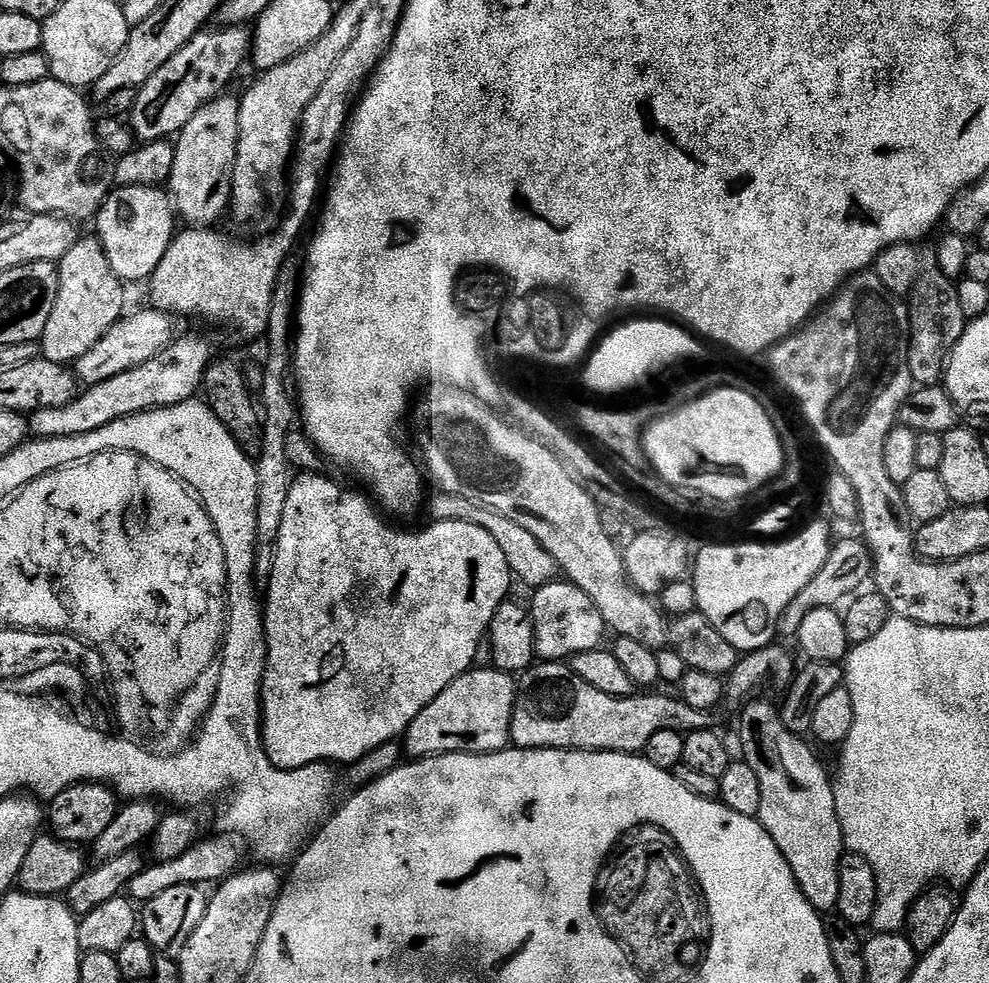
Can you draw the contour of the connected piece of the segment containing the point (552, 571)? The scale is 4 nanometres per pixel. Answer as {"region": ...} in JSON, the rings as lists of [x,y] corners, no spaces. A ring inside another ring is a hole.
{"region":[[[441,492],[433,498],[430,512],[435,521],[470,522],[471,525],[482,526],[491,534],[494,542],[498,543],[503,554],[506,555],[507,564],[512,569],[513,577],[519,583],[521,581],[524,585],[530,586],[529,589],[535,590],[555,579],[558,569],[552,555],[537,542],[537,539],[529,531],[523,530],[522,526],[518,526],[513,520],[502,518],[497,512],[483,507],[480,503],[470,502],[469,499]]]}

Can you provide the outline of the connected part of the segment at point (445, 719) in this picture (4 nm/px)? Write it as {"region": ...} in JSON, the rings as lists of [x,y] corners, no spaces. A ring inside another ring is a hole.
{"region":[[[491,666],[473,667],[464,672],[414,722],[410,722],[402,740],[412,758],[445,756],[451,752],[465,752],[481,756],[503,752],[512,739],[512,715],[516,705],[517,681],[507,672]],[[408,743],[408,748],[407,744]]]}

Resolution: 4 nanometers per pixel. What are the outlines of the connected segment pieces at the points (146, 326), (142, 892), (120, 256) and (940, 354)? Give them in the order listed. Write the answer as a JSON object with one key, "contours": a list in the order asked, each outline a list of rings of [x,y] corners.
{"contours":[[[[147,311],[136,312],[133,316],[125,315],[100,339],[98,346],[93,346],[86,354],[82,354],[82,358],[74,365],[74,375],[81,385],[91,386],[98,382],[106,382],[126,370],[150,362],[150,358],[172,345],[173,317],[166,312]]],[[[223,834],[224,836],[214,836],[201,839],[190,850],[186,850],[186,854],[182,854],[178,858],[174,858],[170,862],[152,862],[149,863],[143,870],[142,874],[138,874],[128,883],[126,892],[133,901],[143,902],[145,900],[153,900],[158,898],[158,894],[163,894],[164,891],[170,890],[173,886],[182,886],[183,884],[199,884],[201,886],[215,885],[217,882],[223,882],[233,875],[241,867],[240,864],[244,860],[244,848],[246,852],[246,844],[241,837],[235,834]]],[[[116,188],[109,191],[94,217],[95,235],[106,250],[110,270],[129,285],[151,280],[162,254],[170,247],[178,229],[178,213],[171,195],[159,188]]],[[[935,255],[923,257],[920,277],[910,293],[910,346],[908,361],[913,385],[922,388],[935,388],[944,379],[948,359],[952,357],[958,338],[962,338],[966,321],[962,306],[958,303],[957,281],[946,278],[938,266]]]]}

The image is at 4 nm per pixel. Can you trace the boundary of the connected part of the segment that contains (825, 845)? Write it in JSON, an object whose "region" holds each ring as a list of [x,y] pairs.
{"region":[[[749,699],[743,705],[744,714],[740,718],[742,760],[754,770],[758,786],[762,786],[758,819],[766,834],[774,838],[774,846],[782,850],[810,906],[828,914],[838,902],[838,866],[846,851],[834,802],[834,780],[816,757],[817,749],[811,743],[804,744],[804,736],[786,730],[780,708],[760,699]]]}

